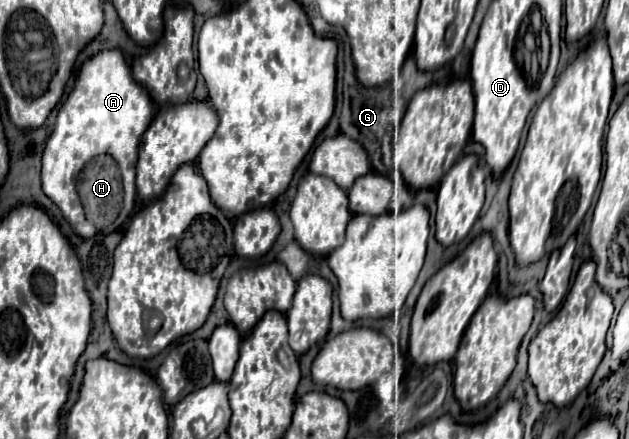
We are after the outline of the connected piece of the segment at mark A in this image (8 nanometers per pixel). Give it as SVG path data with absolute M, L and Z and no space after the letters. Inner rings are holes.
M120 49L100 51L92 59L86 59L80 67L66 103L58 111L58 119L54 131L46 143L42 157L42 189L44 193L60 207L72 229L88 239L96 235L96 229L90 221L86 221L82 213L82 205L78 203L78 193L74 191L76 177L86 161L100 153L110 153L122 173L124 183L124 207L120 213L120 227L130 217L136 199L136 161L138 161L138 145L154 117L154 103L150 95L146 95L146 87L134 83L130 75L130 67Z

